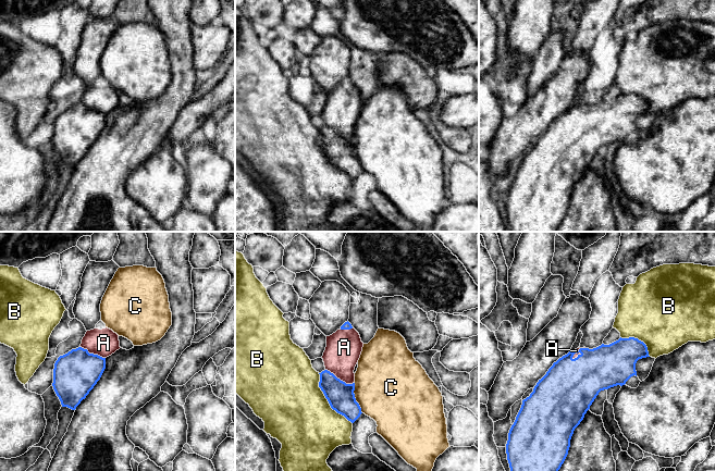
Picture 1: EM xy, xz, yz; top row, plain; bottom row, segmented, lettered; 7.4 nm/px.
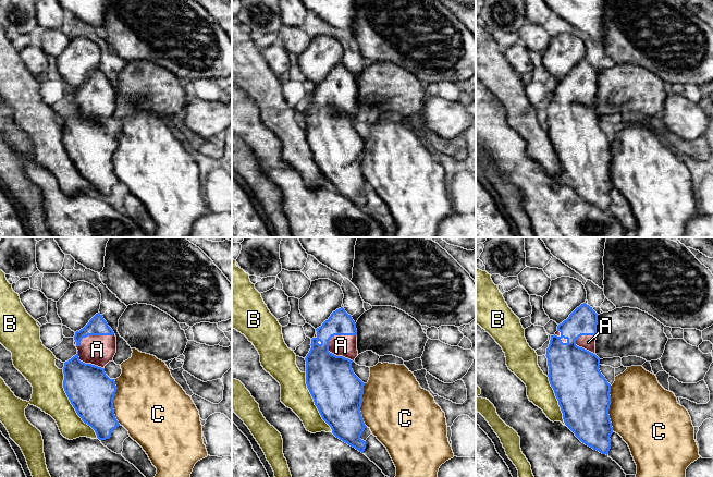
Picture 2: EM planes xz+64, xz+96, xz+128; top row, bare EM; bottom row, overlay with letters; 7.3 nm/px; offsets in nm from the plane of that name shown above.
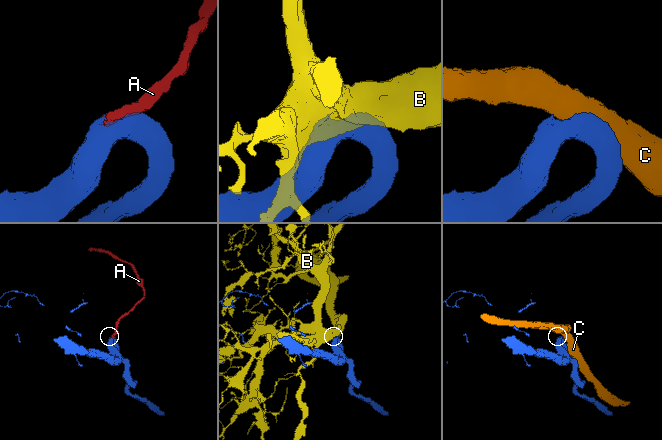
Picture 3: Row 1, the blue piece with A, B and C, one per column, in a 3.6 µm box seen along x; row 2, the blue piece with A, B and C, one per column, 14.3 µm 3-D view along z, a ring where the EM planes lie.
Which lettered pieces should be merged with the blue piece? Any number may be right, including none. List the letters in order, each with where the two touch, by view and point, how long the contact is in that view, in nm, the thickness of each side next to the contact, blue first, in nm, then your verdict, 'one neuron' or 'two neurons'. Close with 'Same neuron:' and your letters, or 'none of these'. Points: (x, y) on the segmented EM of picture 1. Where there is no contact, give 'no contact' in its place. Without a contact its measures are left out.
A: xz (338, 379) | 240 nm | 200/260 nm | one neuron
B: xz (328, 400) | 460 nm | 200/480 nm | two neurons
C: xz (354, 397) | 240 nm | 200/480 nm | two neurons
Same neuron: A

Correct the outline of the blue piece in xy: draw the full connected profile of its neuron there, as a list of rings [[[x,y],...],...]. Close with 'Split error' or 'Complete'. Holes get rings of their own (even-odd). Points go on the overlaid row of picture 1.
[[[106,327],[87,331],[78,348],[60,356],[53,369],[53,389],[62,407],[75,410],[100,380],[106,358],[119,350],[119,335]]]. Split error

